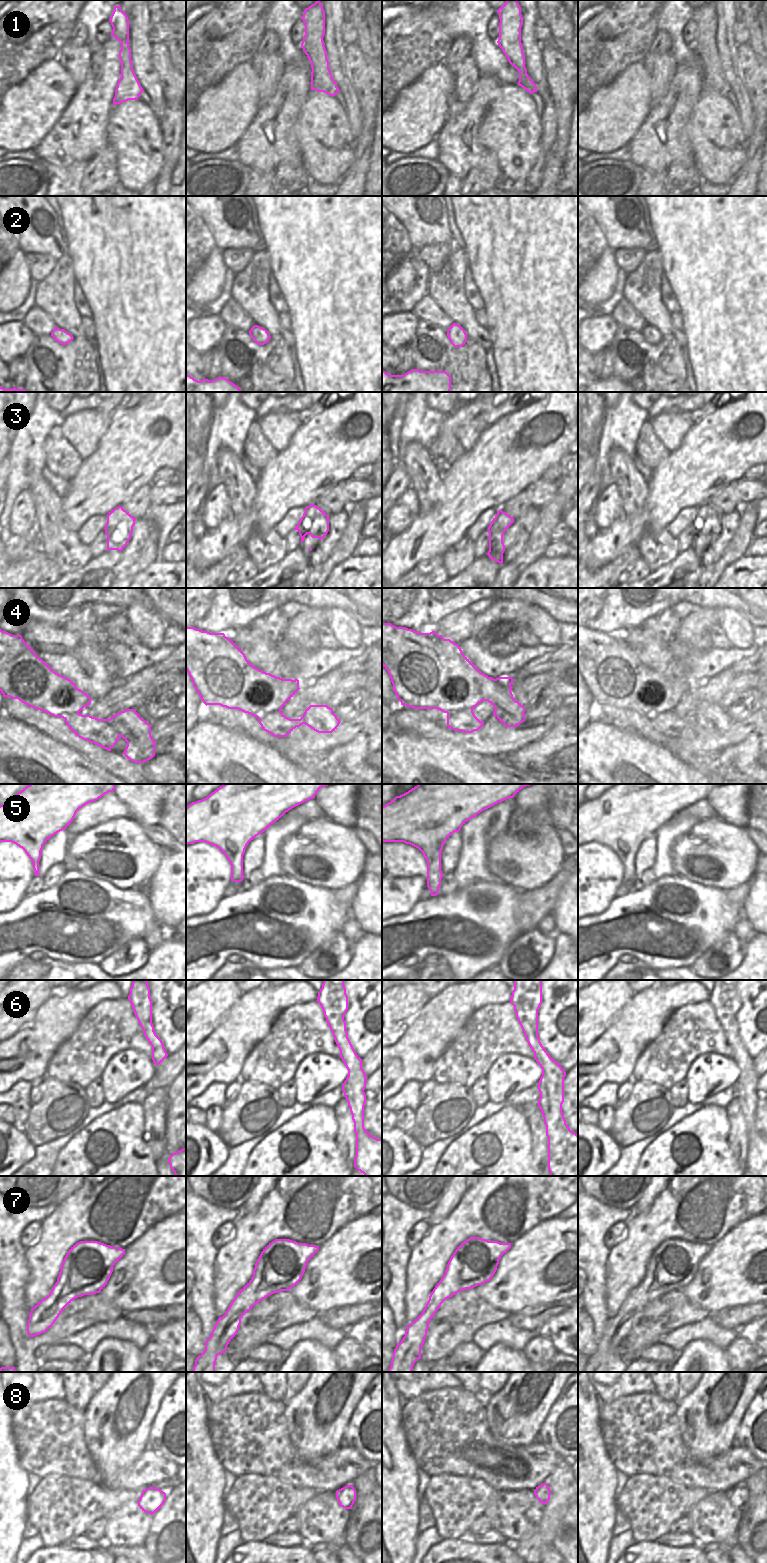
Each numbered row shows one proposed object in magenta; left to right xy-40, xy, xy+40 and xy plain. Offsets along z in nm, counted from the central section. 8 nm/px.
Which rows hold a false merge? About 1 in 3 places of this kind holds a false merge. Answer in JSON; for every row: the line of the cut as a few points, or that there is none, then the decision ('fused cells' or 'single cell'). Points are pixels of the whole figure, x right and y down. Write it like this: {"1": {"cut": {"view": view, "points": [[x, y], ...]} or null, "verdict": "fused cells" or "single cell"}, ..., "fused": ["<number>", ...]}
{"1": {"cut": {"view": "xy", "points": [[323, 44], [314, 44], [303, 48]]}, "verdict": "fused cells"}, "2": {"cut": null, "verdict": "single cell"}, "3": {"cut": null, "verdict": "single cell"}, "4": {"cut": {"view": "xy+40", "points": [[495, 708], [499, 707], [508, 710], [514, 716], [523, 714]]}, "verdict": "fused cells"}, "5": {"cut": null, "verdict": "single cell"}, "6": {"cut": null, "verdict": "single cell"}, "7": {"cut": null, "verdict": "single cell"}, "8": {"cut": null, "verdict": "single cell"}, "fused": ["1", "4"]}

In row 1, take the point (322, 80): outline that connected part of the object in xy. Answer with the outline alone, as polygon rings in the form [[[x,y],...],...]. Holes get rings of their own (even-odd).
[[[316,44],[310,48],[303,48],[303,51],[311,63],[311,90],[324,92],[330,96],[340,92],[329,69],[325,46]]]

